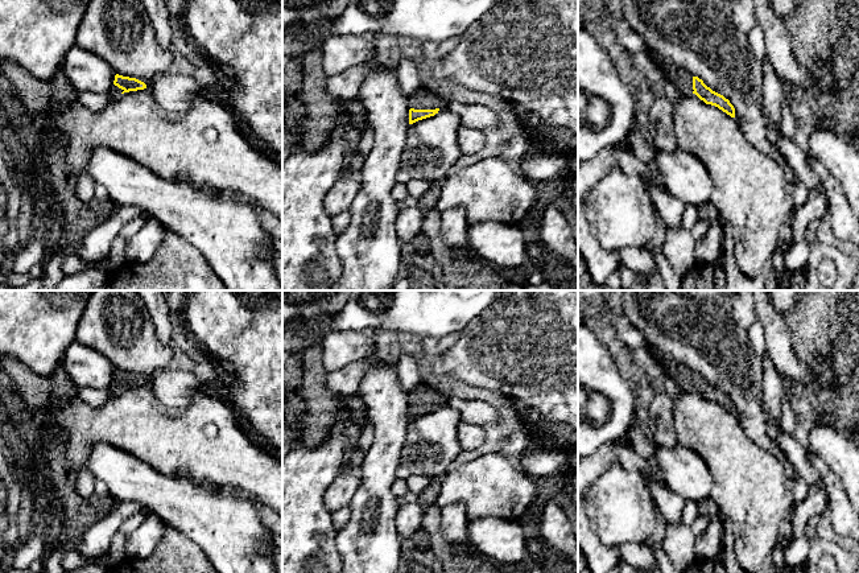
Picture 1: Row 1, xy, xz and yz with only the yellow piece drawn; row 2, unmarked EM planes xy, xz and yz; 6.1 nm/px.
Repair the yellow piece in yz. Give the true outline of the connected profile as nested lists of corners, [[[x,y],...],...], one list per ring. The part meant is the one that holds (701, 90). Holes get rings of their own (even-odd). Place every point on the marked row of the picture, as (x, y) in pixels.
[[[652,51],[654,62],[660,69],[672,79],[672,82],[685,94],[695,94],[706,104],[711,104],[735,118],[735,108],[723,95],[713,91],[707,87],[702,79],[693,77],[689,71],[681,66],[660,58]]]

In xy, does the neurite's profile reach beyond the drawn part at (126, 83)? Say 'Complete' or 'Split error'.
Split error

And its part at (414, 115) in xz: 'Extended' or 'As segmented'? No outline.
Extended

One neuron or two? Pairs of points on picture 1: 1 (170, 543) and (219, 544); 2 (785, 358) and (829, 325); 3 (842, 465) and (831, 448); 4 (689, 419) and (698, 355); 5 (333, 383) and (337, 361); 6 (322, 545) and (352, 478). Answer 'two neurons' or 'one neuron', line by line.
1: two neurons
2: two neurons
3: one neuron
4: two neurons
5: two neurons
6: two neurons

